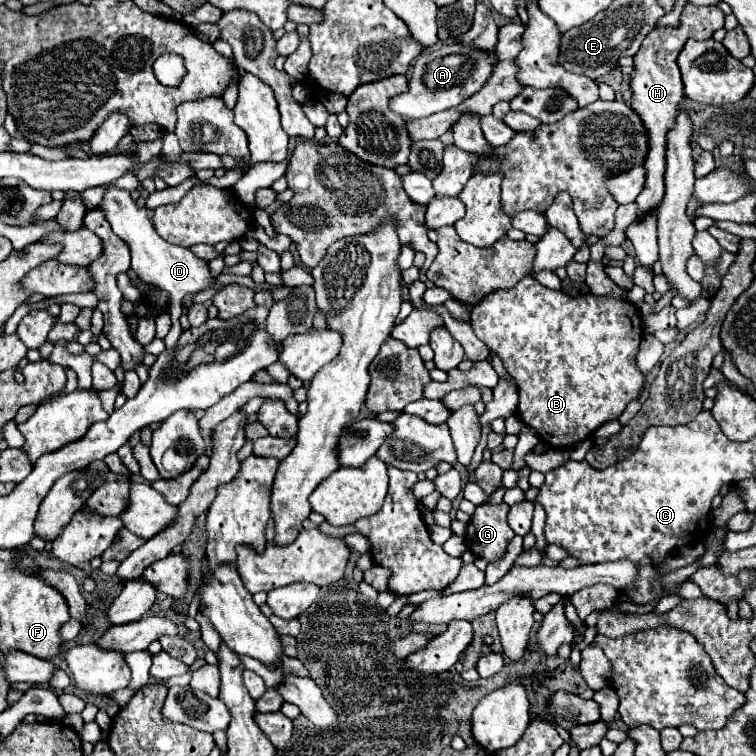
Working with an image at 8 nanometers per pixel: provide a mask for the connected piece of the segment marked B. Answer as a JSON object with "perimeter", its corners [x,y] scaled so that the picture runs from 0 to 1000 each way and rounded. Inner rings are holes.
{"perimeter":[[[692,366],[679,382],[663,382],[663,385],[652,385],[647,388],[639,398],[634,398],[626,411],[623,411],[623,433],[628,438],[628,443],[647,459],[649,467],[655,467],[663,478],[665,478],[665,485],[673,491],[673,496],[684,504],[684,512],[687,512],[687,536],[684,536],[684,546],[687,546],[687,554],[705,565],[713,575],[713,581],[729,591],[729,594],[747,594],[747,591],[755,591],[761,586],[769,586],[771,581],[776,581],[792,562],[803,560],[803,557],[811,557],[816,554],[829,533],[835,528],[840,528],[848,515],[851,515],[851,493],[843,488],[840,483],[840,470],[845,464],[845,454],[851,448],[851,425],[845,419],[845,411],[843,406],[835,401],[835,398],[821,398],[821,396],[811,396],[811,393],[790,393],[784,388],[776,388],[776,390],[763,390],[763,393],[755,393],[745,385],[731,385],[731,382],[724,382],[718,380],[710,369],[705,366]]]}

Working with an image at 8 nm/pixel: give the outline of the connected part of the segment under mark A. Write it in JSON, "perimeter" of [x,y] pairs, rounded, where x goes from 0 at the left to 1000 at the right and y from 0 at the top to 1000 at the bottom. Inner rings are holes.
{"perimeter":[[[607,57],[589,60],[573,67],[560,67],[546,86],[541,118],[525,128],[517,128],[515,144],[541,160],[604,142],[610,134],[620,131],[642,112],[642,107],[649,102],[652,83],[655,83],[655,73],[636,70],[628,62],[610,62]]]}

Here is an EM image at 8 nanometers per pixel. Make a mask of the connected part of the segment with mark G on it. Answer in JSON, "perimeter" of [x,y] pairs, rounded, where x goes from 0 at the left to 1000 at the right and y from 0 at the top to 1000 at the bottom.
{"perimeter":[[[634,668],[618,692],[618,724],[626,734],[642,739],[644,745],[665,739],[673,716],[681,710],[671,692],[673,668]]]}

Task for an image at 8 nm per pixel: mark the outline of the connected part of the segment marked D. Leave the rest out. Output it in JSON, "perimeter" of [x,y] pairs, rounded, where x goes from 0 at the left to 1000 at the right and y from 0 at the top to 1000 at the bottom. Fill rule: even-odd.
{"perimeter":[[[144,250],[131,271],[139,279],[139,287],[149,303],[152,311],[157,311],[173,329],[173,356],[192,372],[202,374],[213,385],[224,390],[225,405],[222,413],[228,431],[217,447],[220,462],[233,462],[234,451],[242,439],[237,422],[241,417],[241,398],[250,388],[266,388],[266,385],[282,385],[284,382],[284,364],[276,356],[276,348],[258,340],[250,329],[218,321],[205,300],[200,298],[200,290],[194,284],[194,276],[184,276],[179,266],[173,263],[171,253],[160,250]]]}

